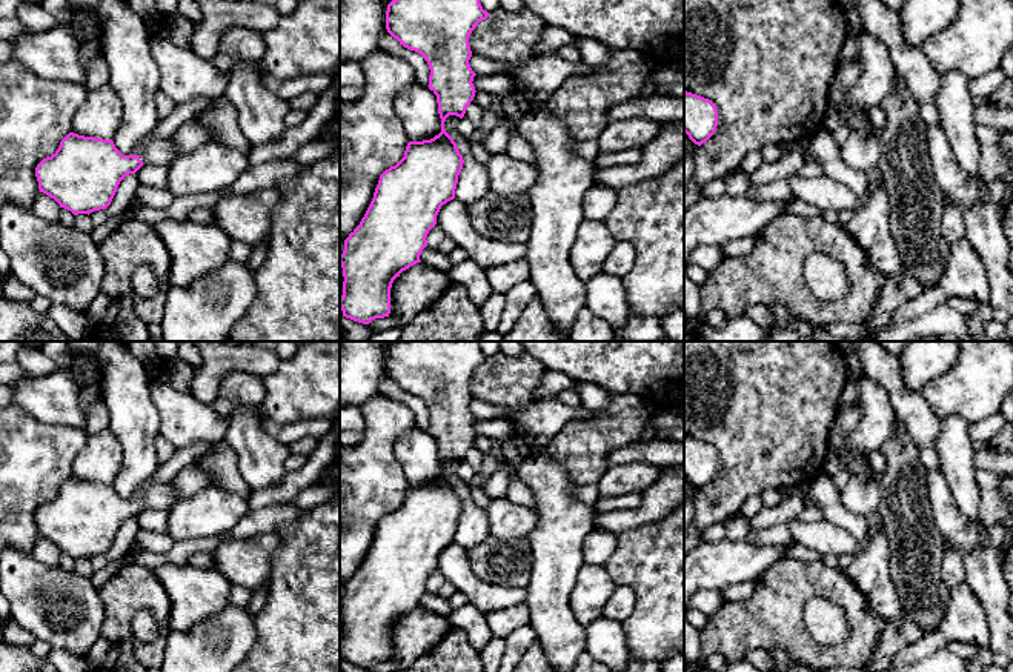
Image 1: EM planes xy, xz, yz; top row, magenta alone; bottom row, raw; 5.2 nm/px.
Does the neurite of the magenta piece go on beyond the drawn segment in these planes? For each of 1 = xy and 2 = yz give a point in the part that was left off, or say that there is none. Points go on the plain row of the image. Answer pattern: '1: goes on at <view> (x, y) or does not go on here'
1: goes on at xy (160, 495)
2: does not go on here

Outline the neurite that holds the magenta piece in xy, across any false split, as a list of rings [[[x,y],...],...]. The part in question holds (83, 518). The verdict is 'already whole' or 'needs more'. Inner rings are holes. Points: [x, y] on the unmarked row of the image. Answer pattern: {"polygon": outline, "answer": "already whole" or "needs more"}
{"polygon": [[[69,477],[60,486],[58,494],[37,509],[35,521],[40,537],[54,543],[60,552],[71,555],[74,560],[89,560],[94,555],[106,554],[120,526],[126,520],[135,518],[144,507],[169,512],[174,504],[175,495],[171,481],[154,484],[140,500],[123,500],[112,484]]], "answer": "needs more"}

